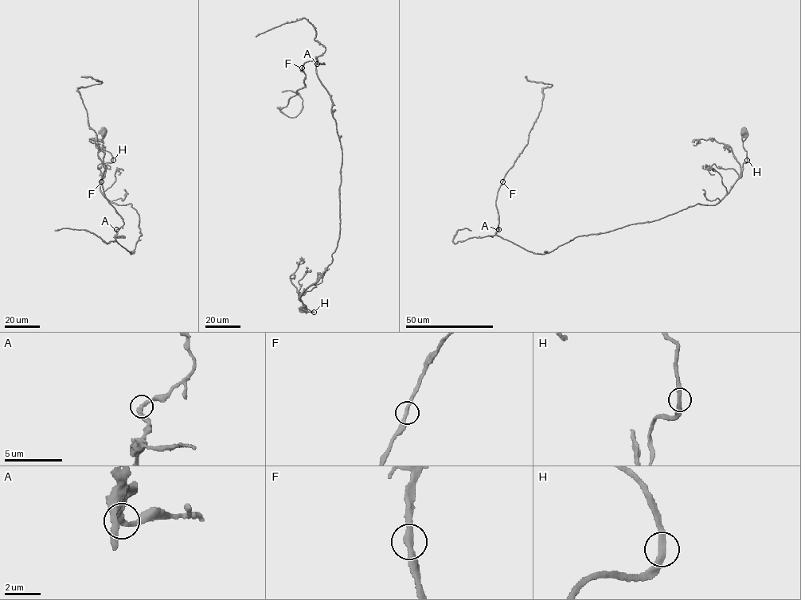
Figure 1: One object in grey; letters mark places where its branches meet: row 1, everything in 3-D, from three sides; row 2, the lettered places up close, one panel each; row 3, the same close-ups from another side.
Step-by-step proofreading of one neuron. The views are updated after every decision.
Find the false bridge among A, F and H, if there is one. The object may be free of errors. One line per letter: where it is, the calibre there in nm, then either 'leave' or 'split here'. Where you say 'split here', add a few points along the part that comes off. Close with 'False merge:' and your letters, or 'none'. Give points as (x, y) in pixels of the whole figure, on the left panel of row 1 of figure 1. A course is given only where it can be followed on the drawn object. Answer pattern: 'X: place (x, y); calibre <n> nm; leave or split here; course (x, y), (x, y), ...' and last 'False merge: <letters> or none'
A: place (116, 229); calibre 320 nm; leave
F: place (101, 181); calibre 320 nm; leave
H: place (113, 160); calibre 340 nm; leave
False merge: none

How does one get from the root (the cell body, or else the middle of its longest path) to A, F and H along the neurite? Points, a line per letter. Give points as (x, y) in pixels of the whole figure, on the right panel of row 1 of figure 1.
A: (744, 131), (742, 175), (714, 204), (697, 204), (651, 221), (578, 235), (543, 254), (498, 236), (498, 230)
F: (744, 131), (747, 161), (719, 202), (578, 235), (543, 254), (496, 234), (502, 181)
H: (744, 131), (742, 140), (747, 160)

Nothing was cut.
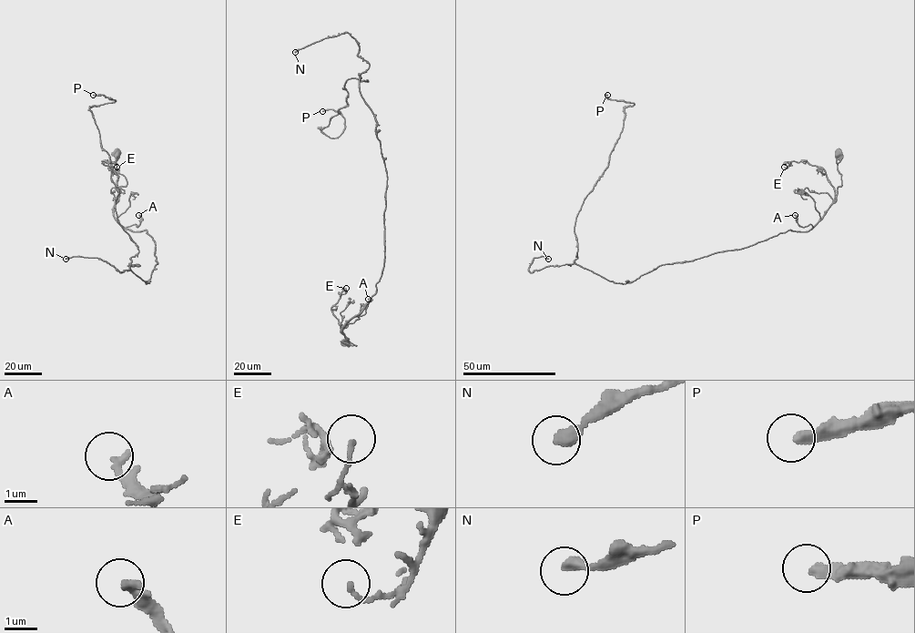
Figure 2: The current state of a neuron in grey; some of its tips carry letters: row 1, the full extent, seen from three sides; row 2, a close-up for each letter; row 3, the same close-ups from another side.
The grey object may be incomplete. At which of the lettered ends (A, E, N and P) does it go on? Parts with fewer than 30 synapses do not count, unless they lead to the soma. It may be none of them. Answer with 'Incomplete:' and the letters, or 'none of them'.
Incomplete: N

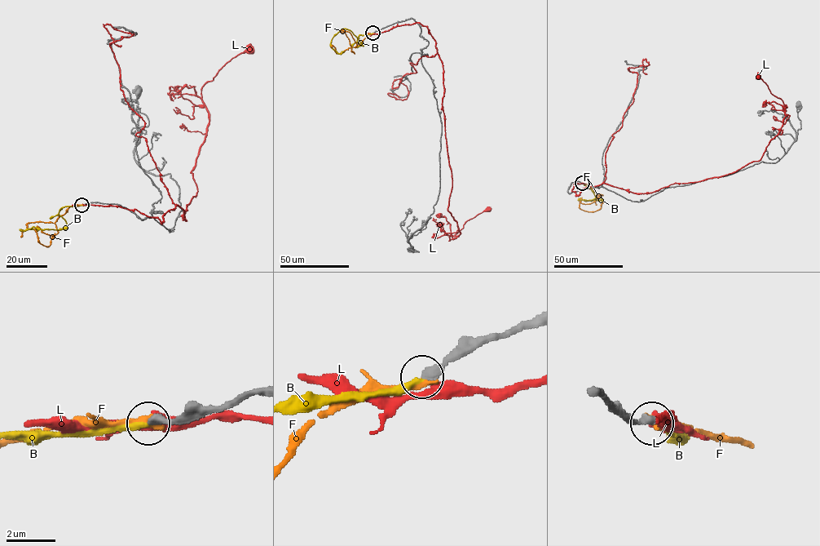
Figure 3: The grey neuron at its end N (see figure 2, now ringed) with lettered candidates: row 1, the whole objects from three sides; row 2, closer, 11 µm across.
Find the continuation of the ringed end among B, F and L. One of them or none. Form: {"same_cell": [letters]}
{"same_cell": ["B"]}

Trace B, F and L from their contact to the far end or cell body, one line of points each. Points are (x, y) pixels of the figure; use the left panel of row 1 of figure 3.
B: (81, 205), (60, 209), (59, 214), (67, 226), (63, 229), (20, 229), (36, 230), (40, 228)
F: (81, 205), (62, 215), (55, 235), (35, 229), (46, 246), (55, 233)
L: (82, 204), (161, 222), (177, 205), (185, 219), (209, 122), (201, 89), (249, 48)

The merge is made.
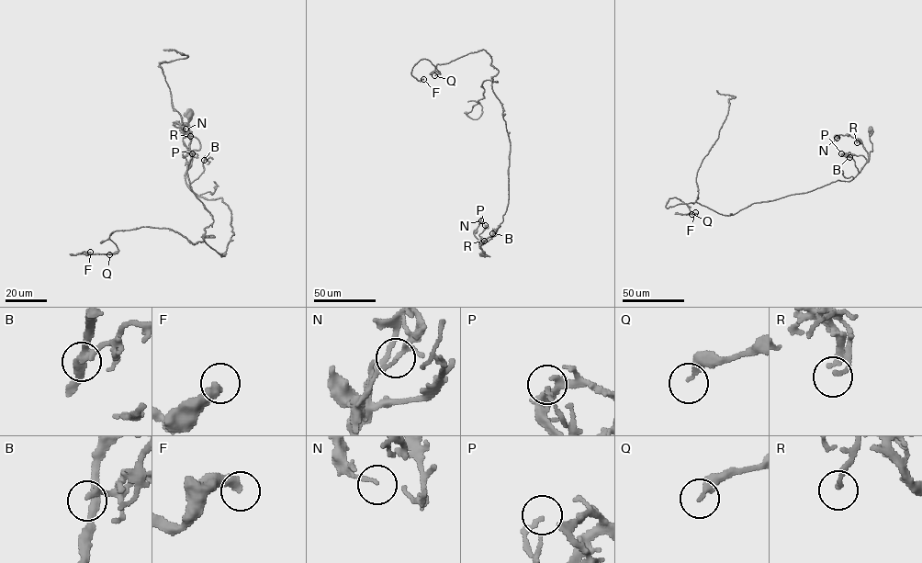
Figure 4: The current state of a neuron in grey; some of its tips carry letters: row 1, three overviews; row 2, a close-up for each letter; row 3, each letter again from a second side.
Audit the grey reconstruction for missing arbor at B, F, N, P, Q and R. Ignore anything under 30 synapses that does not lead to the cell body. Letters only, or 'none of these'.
none of these

